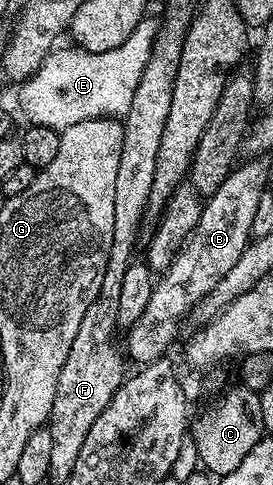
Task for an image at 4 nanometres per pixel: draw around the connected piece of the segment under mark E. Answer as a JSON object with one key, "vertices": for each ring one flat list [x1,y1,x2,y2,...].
{"vertices":[[152,18,138,22,134,34,114,50,87,52,84,48,67,46,49,52,39,70,19,85,20,108,27,123,50,126,61,133,70,126,78,126,78,122,99,116,122,118,130,110,130,98,138,90,142,70,146,70,157,27,157,21]]}

